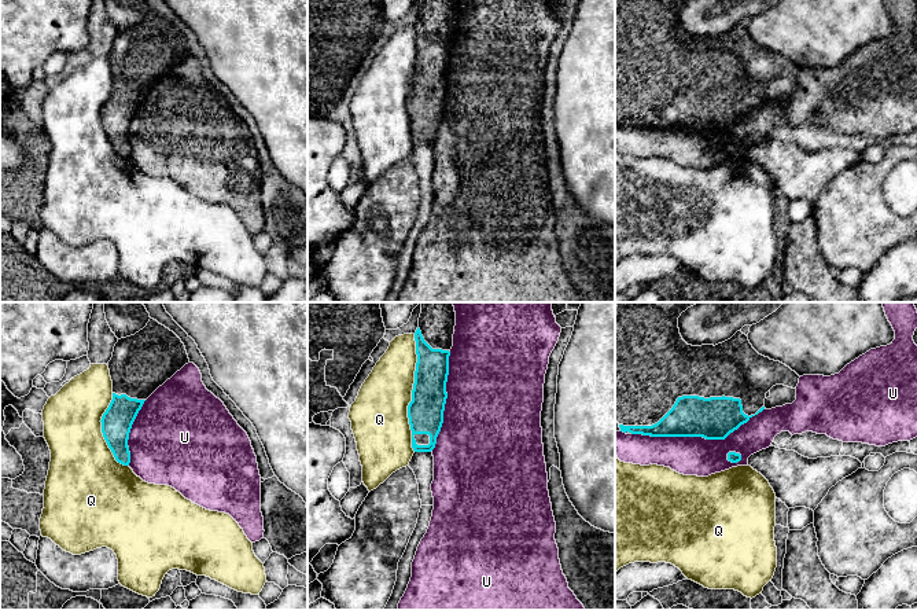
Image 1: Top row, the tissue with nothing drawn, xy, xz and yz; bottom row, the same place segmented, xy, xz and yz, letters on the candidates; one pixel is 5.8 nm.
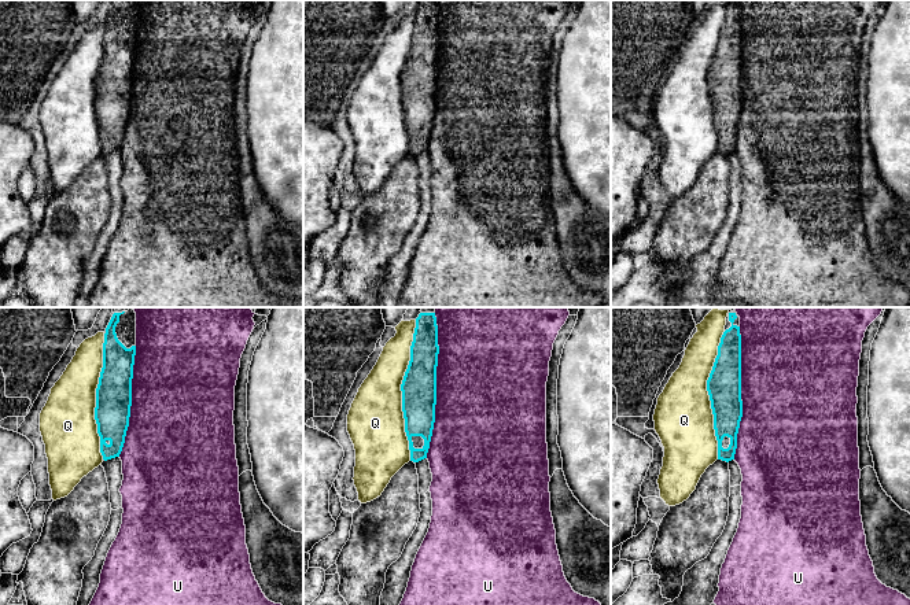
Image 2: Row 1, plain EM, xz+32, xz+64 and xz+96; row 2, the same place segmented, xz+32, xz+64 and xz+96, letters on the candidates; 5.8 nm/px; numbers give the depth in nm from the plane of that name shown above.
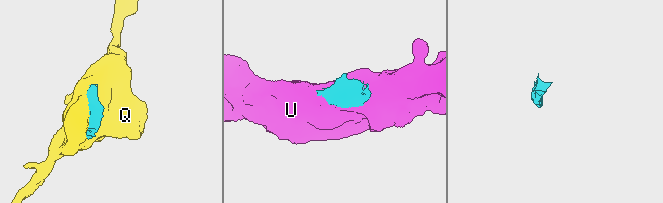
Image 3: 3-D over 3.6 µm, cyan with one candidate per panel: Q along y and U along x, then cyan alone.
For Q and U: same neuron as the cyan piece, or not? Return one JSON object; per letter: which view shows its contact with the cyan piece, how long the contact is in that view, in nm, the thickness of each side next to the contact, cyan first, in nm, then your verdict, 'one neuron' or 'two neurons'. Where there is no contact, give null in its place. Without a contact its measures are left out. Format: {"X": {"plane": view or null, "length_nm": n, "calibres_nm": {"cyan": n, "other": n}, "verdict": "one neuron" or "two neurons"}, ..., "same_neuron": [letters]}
{"Q": {"plane": "xz", "length_nm": 700, "calibres_nm": {"cyan": 200, "other": 340}, "verdict": "two neurons"}, "U": {"plane": "yz", "length_nm": 800, "calibres_nm": {"cyan": 240, "other": 220}, "verdict": "two neurons"}, "same_neuron": []}

